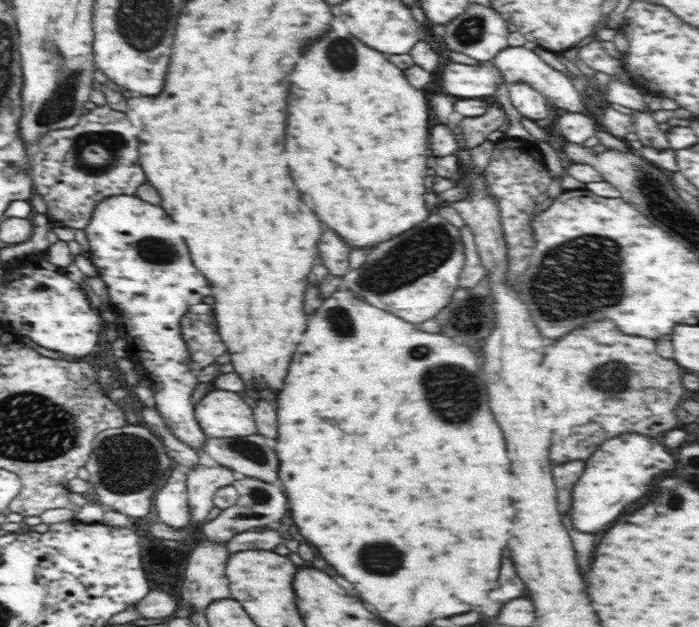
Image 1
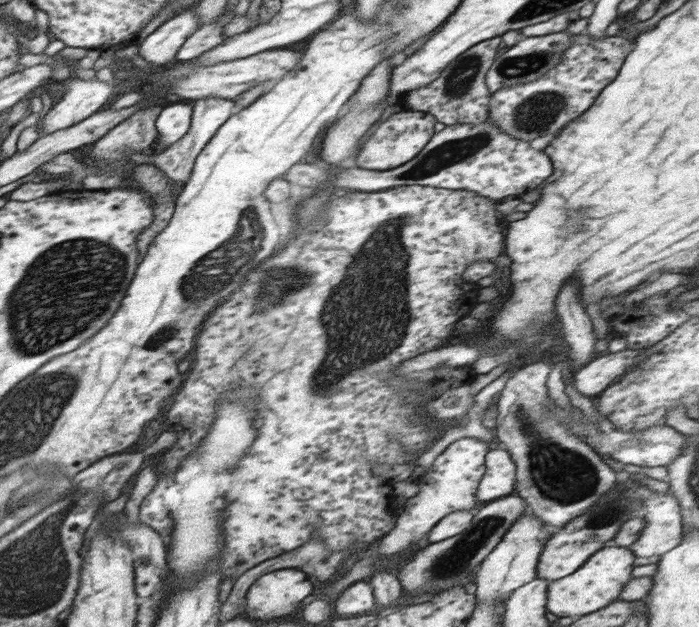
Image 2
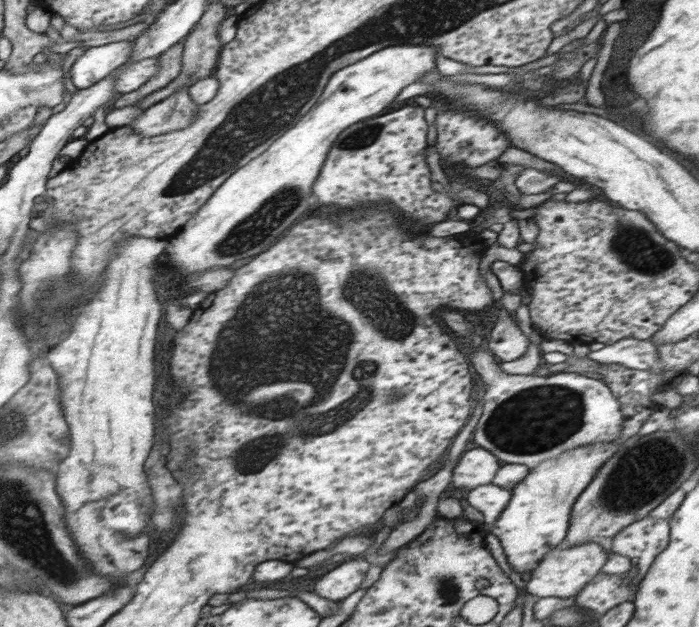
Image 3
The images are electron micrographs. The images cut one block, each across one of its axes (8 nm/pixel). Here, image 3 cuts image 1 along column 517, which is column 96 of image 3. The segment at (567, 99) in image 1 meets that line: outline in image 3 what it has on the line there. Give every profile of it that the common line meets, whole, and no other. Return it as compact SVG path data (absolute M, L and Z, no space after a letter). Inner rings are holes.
M134 39L86 49L70 69L72 84L77 89L85 89L106 78L110 72L130 60L132 48Z

